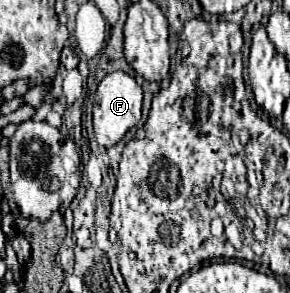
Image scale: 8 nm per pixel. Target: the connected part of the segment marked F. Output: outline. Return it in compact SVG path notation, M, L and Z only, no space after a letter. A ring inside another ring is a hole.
M111 72L101 80L93 104L93 130L99 146L103 148L115 146L125 136L125 132L141 120L141 102L143 102L143 92L133 76L125 72Z

